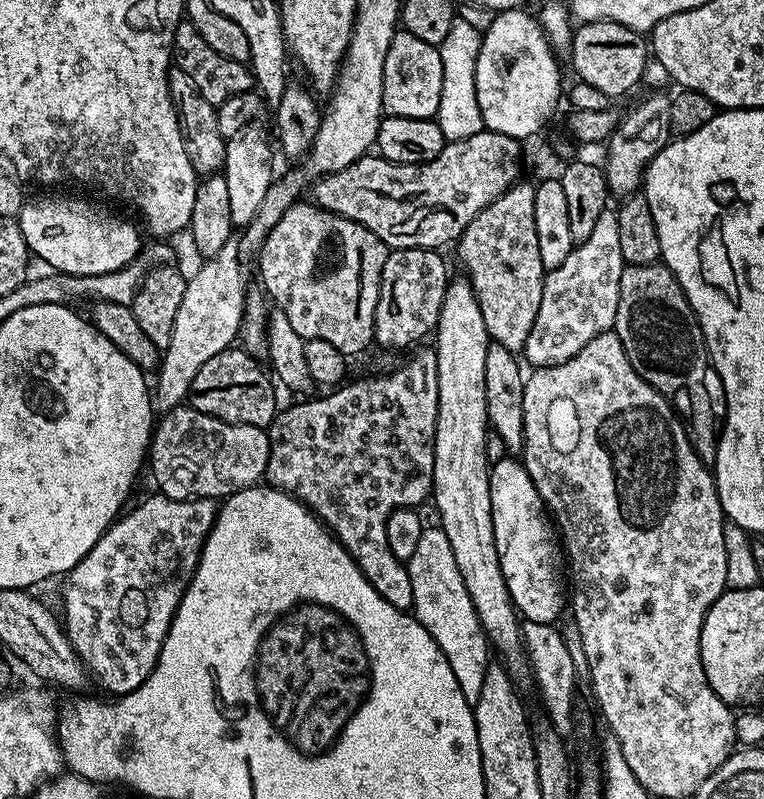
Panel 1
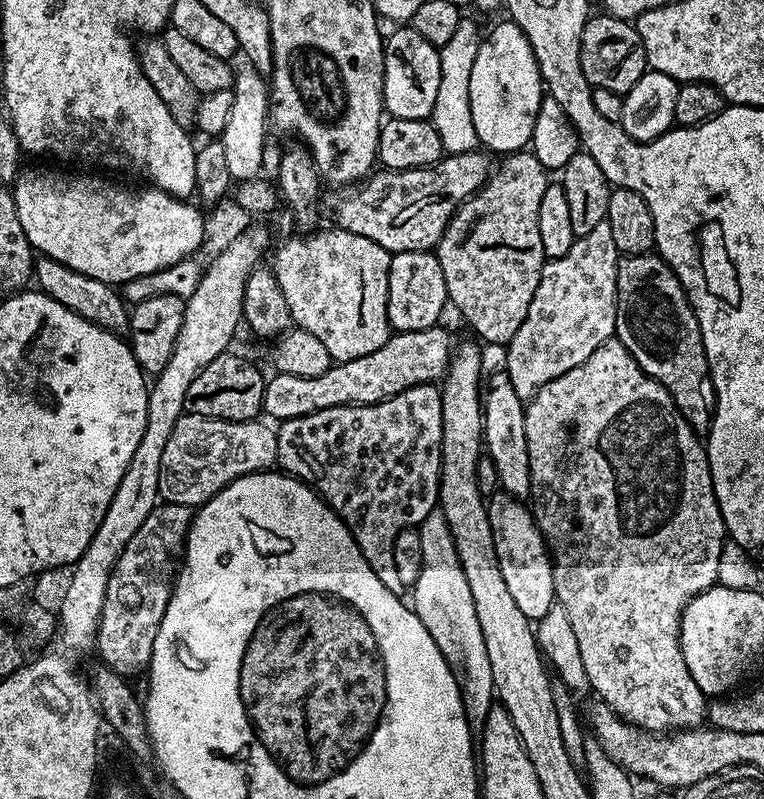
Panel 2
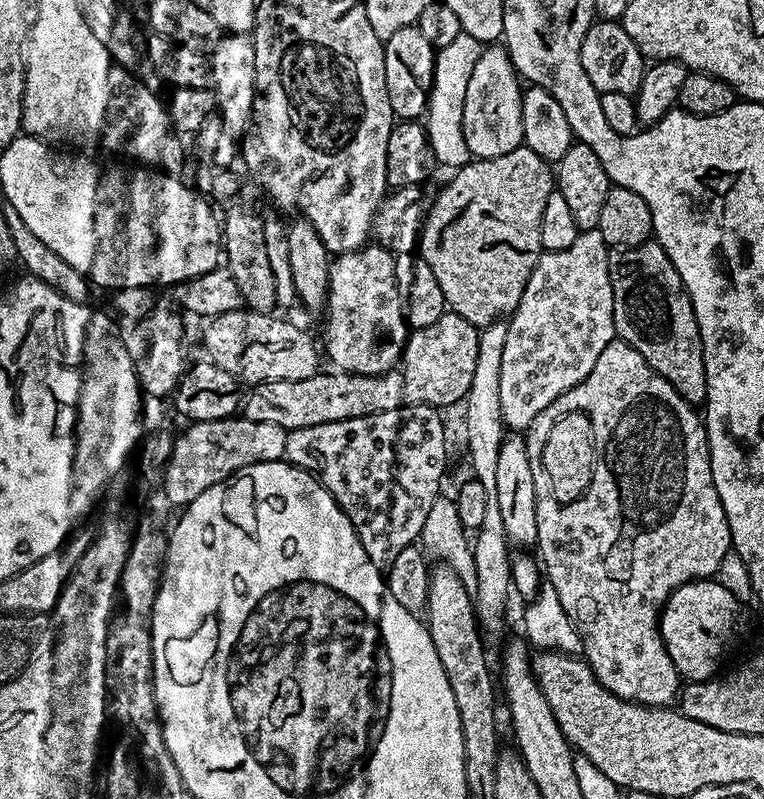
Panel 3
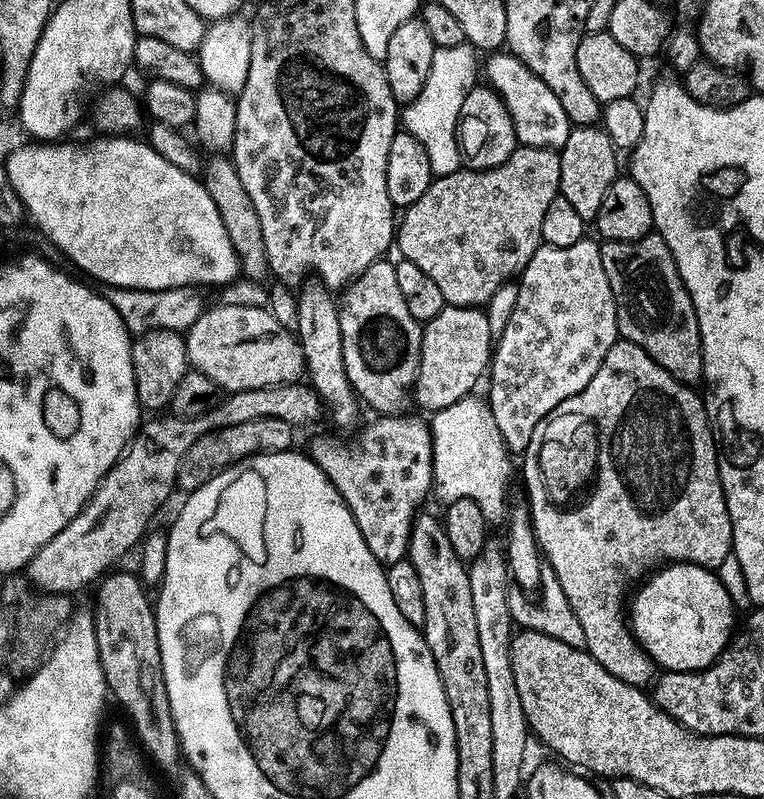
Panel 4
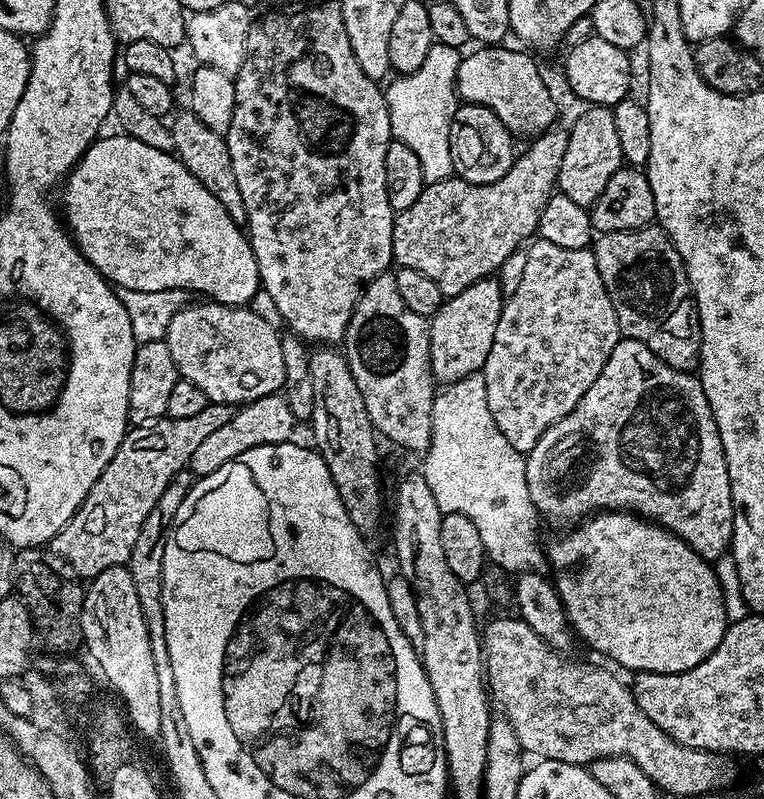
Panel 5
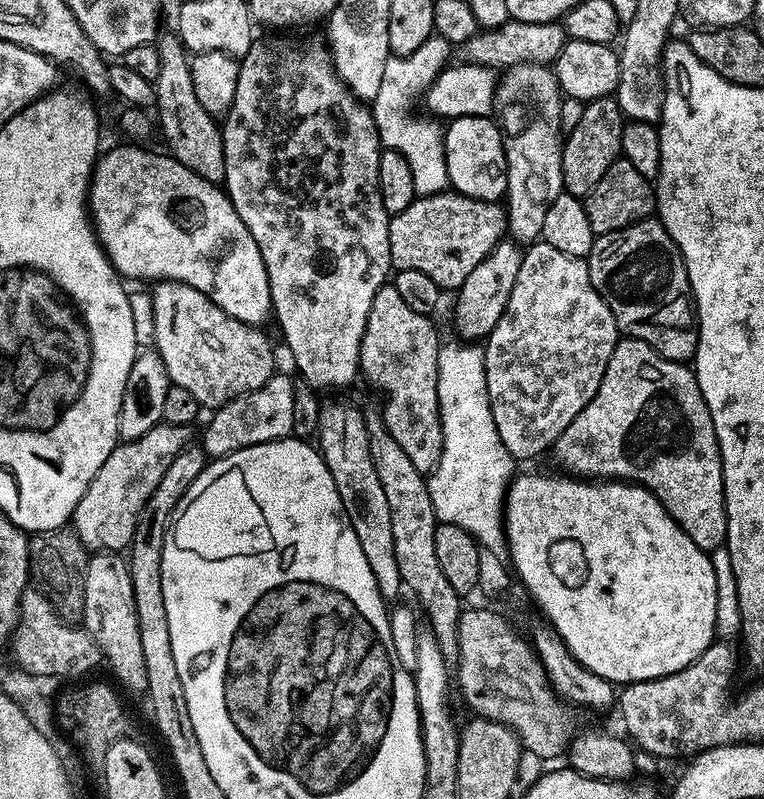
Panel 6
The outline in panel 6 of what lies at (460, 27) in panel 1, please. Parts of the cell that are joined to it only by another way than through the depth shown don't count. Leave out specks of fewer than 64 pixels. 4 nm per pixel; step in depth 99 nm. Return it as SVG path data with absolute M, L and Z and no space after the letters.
M433 34L429 40L422 42L414 54L405 56L389 55L386 71L382 73L382 87L370 101L372 117L384 148L394 150L410 162L410 174L414 174L414 190L417 197L433 196L449 187L444 153L444 133L441 121L427 115L415 116L412 107L416 100L432 87L436 75L443 72L454 52L454 46L446 38Z

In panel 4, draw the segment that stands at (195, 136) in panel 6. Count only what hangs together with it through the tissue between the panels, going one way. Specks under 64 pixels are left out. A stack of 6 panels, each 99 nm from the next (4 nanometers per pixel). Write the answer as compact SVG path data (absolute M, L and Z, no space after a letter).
M216 154L203 165L202 179L210 198L218 206L218 214L222 214L222 224L230 234L230 242L240 259L240 271L252 280L260 280L269 275L266 246L262 242L262 222L258 222L258 210L254 210L254 202L250 202L250 194L246 194L246 186L242 186L242 178L238 178L238 170L231 159L224 154Z

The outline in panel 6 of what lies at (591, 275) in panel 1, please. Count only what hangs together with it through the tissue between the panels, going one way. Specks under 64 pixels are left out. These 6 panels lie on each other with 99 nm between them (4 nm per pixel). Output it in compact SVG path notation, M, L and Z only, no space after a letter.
M533 242L527 245L522 266L518 270L518 278L514 282L514 290L510 290L510 302L506 302L506 310L502 314L502 318L498 318L498 326L494 326L494 330L486 337L486 343L483 345L486 386L488 387L494 426L498 426L498 438L502 438L502 446L506 446L506 450L511 456L517 461L532 460L535 456L542 455L543 452L545 455L551 449L552 445L556 443L556 439L562 434L562 430L566 430L566 426L570 426L570 422L574 422L574 418L578 418L581 410L594 398L594 394L606 374L610 354L614 354L616 349L617 339L618 329L612 312L598 294L598 290L594 290L594 286L590 282L587 259L562 254L562 250L554 250L554 246L543 242Z

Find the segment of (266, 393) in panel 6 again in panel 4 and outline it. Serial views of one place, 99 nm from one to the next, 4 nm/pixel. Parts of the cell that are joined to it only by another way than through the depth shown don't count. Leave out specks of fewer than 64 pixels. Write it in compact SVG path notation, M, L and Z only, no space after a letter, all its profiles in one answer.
M262 418L254 422L242 422L242 426L219 428L217 432L207 432L181 458L176 475L176 488L187 494L198 490L210 478L231 468L247 456L257 456L260 452L287 452L293 447L293 425L282 422L278 418Z

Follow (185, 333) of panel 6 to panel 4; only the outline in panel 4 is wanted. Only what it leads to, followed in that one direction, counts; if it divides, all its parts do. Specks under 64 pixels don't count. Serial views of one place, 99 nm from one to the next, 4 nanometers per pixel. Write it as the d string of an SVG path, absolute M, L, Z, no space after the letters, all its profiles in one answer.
M220 304L217 308L204 310L201 316L186 331L188 362L195 371L206 374L225 393L242 390L273 388L279 384L297 383L305 375L304 352L299 339L290 329L284 329L276 321L269 309L247 308L244 304Z

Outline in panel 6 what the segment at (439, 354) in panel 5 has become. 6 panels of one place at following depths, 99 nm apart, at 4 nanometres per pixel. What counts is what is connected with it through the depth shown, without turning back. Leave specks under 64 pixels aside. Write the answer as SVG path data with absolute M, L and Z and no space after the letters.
M505 238L470 270L466 282L455 293L456 296L456 328L463 339L468 342L483 341L498 326L498 318L506 310L506 302L510 302L510 290L514 290L514 282L518 278L518 270L522 266L524 252L519 243Z

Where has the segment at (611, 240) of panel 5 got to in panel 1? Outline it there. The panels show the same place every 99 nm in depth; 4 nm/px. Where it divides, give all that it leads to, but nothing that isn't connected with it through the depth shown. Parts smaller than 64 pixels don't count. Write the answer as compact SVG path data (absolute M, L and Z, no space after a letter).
M667 264L624 267L614 330L626 350L626 358L630 358L630 366L668 399L680 417L698 458L709 466L715 465L724 418L724 387L708 358L704 335L686 294Z

